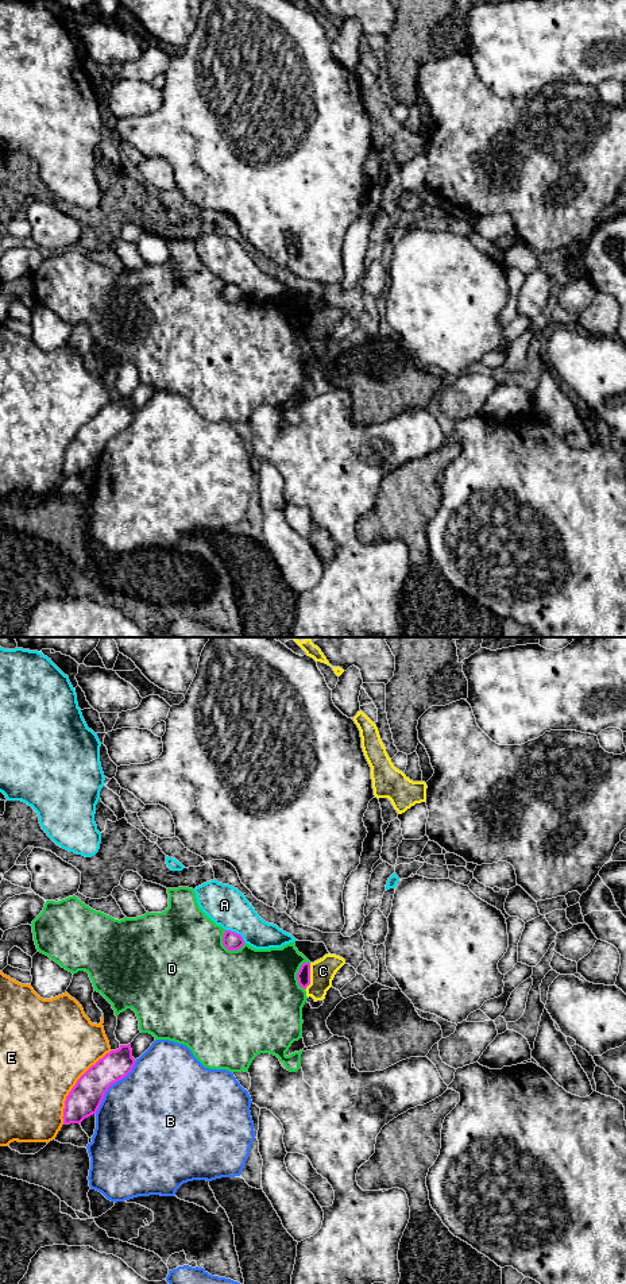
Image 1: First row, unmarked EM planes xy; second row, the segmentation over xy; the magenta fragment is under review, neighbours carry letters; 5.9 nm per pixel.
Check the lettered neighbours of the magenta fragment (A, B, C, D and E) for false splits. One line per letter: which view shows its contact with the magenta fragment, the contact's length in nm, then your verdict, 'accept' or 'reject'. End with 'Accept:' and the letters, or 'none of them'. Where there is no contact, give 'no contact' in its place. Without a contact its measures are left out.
A: meets magenta in xy; contact 140 nm long; reject
B: meets magenta in xy; contact 400 nm long; reject
C: meets magenta in xy; contact 160 nm long; reject
D: meets magenta in xy; contact 150 nm long; reject
E: meets magenta in xy; contact 550 nm long; reject
Accept: none of them

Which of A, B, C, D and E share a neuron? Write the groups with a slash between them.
A / B / C / D / E

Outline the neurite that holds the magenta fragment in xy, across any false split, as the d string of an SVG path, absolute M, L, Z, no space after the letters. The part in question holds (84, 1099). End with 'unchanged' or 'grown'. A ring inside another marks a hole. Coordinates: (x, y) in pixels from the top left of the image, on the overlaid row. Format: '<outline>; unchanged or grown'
M131 1044L120 1045L92 1065L76 1083L65 1100L63 1125L81 1123L97 1113L105 1092L134 1068Z; unchanged

